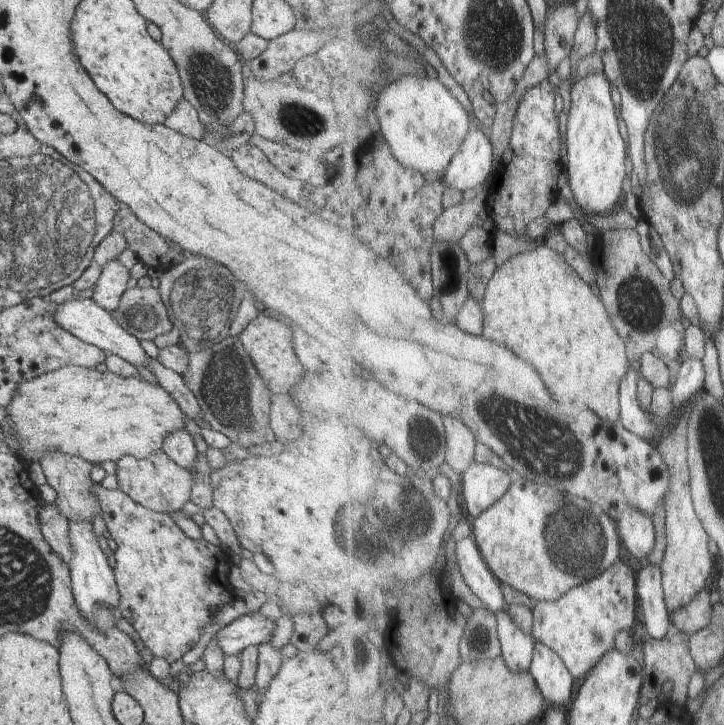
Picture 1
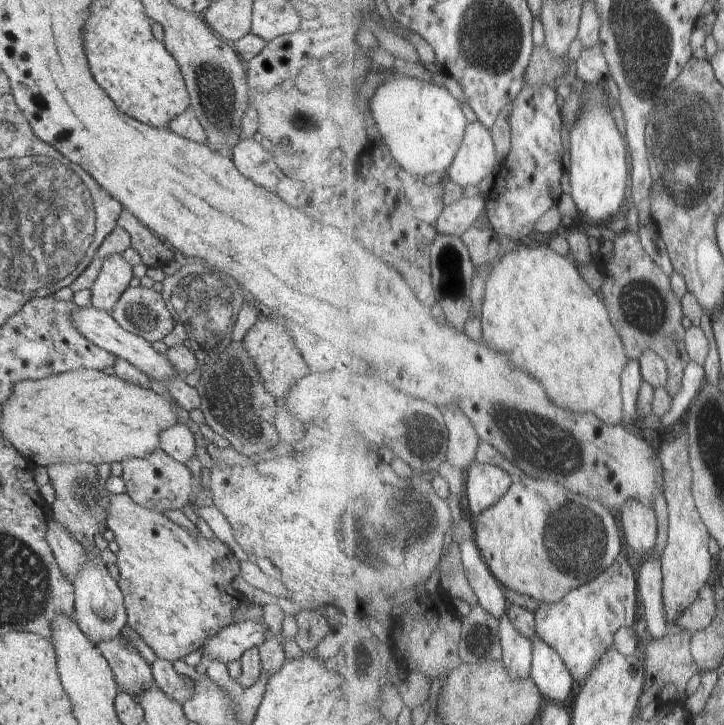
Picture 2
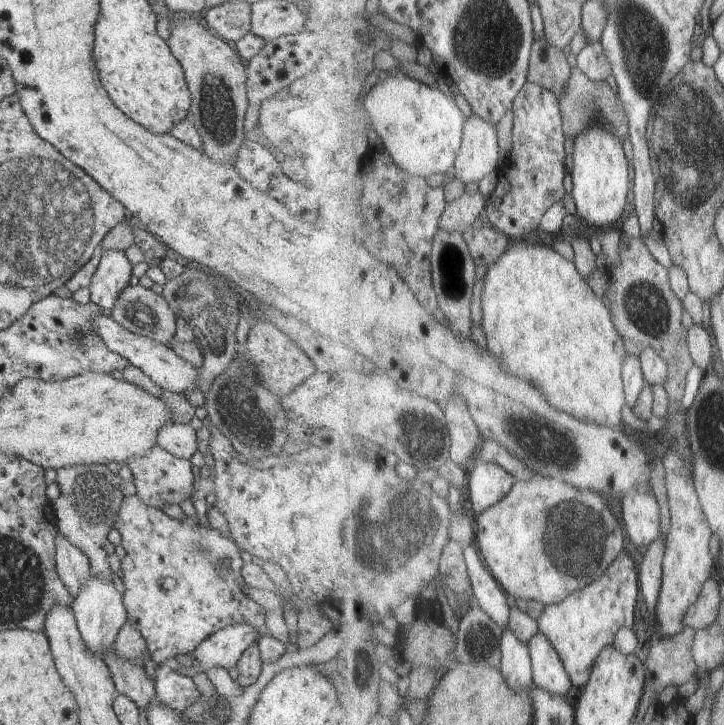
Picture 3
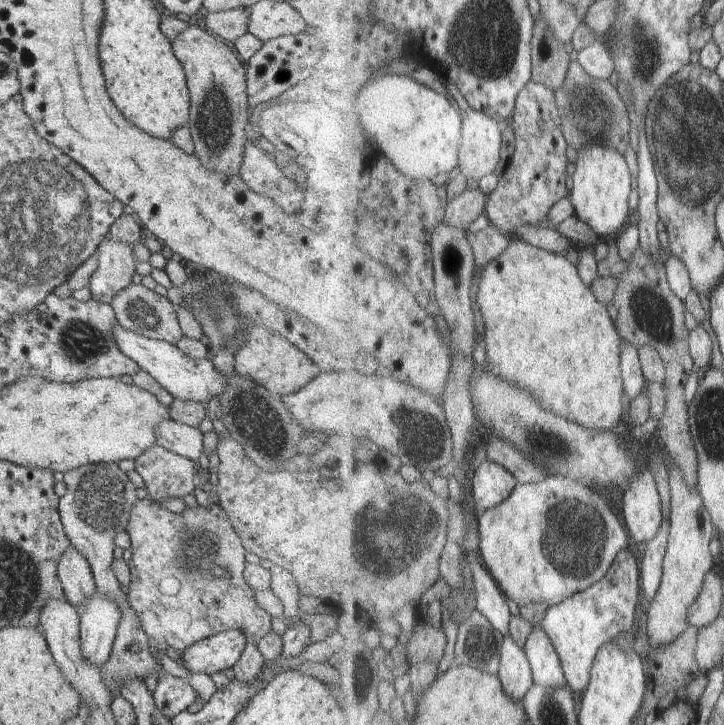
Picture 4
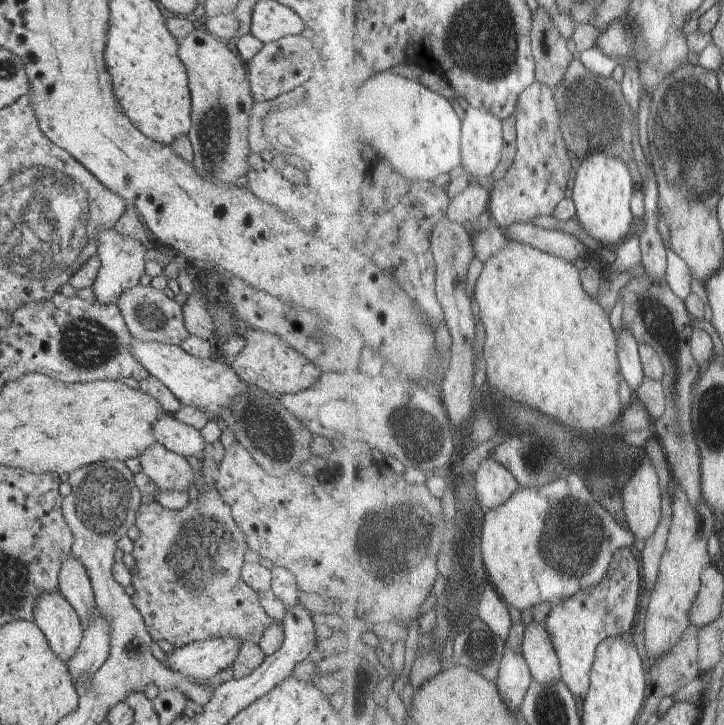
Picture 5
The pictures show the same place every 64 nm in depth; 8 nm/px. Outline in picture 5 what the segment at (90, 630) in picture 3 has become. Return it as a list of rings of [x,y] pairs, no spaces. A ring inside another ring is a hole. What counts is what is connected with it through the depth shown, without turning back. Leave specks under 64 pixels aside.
[[[96,610],[87,628],[82,631],[75,654],[66,663],[71,684],[78,695],[88,689],[92,675],[105,662],[109,650],[109,624],[98,612]]]

